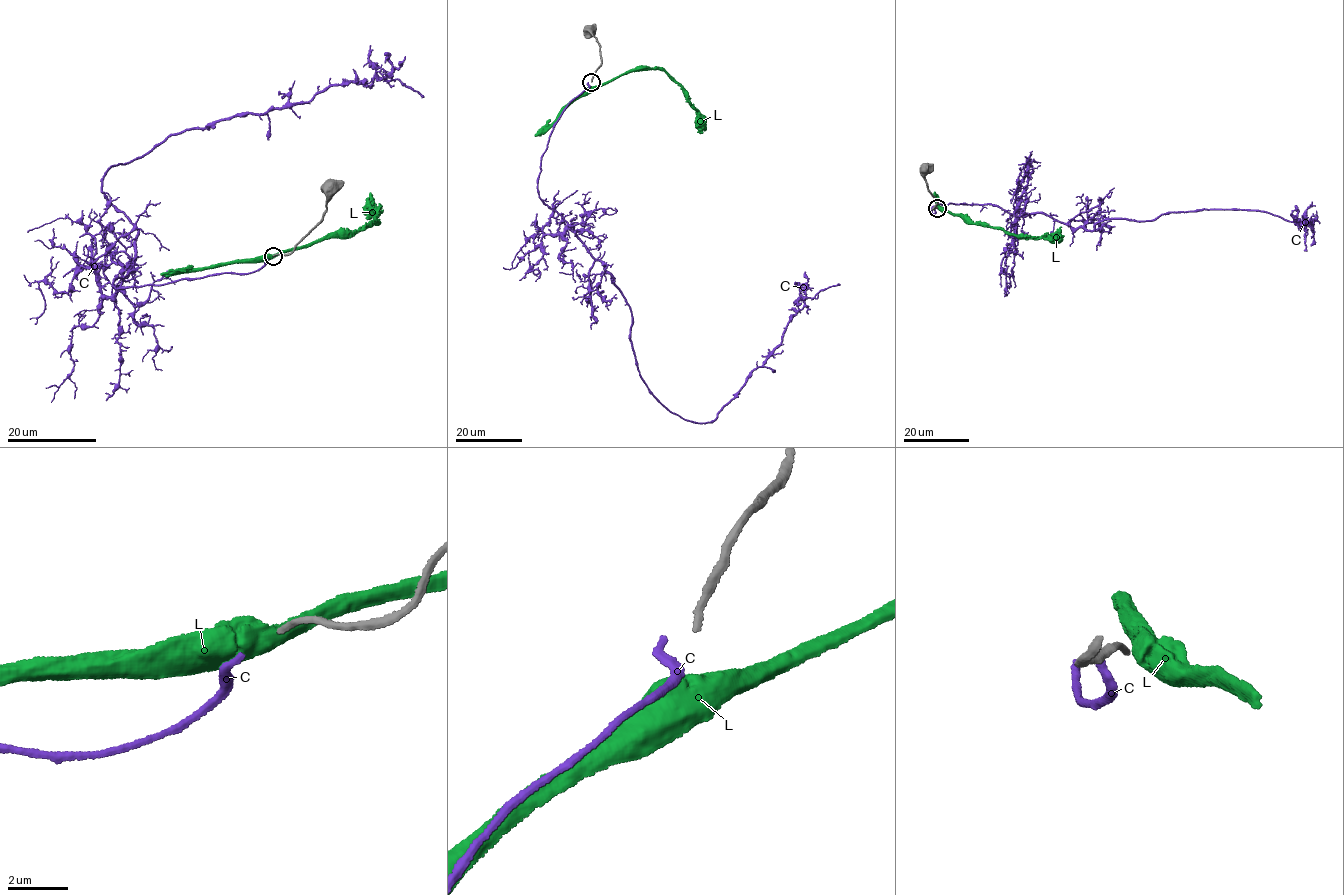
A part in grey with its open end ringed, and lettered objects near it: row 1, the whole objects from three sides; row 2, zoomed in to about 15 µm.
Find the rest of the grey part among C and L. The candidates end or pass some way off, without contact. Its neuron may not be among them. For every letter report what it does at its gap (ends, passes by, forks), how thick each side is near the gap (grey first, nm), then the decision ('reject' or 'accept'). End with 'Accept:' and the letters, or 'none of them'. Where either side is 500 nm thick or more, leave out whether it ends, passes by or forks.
C: it ends; calibres 200 and 240 nm; reject
L: calibres 200 and 800 nm; reject
Accept: none of them

